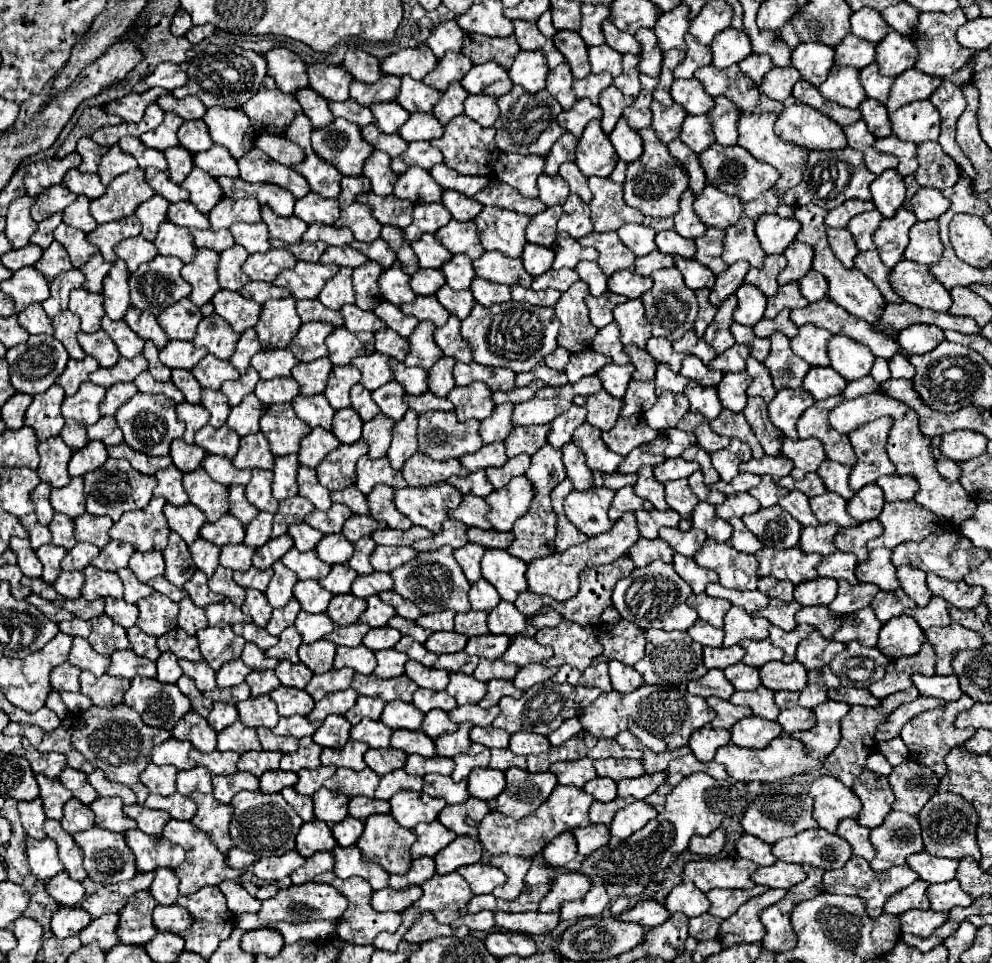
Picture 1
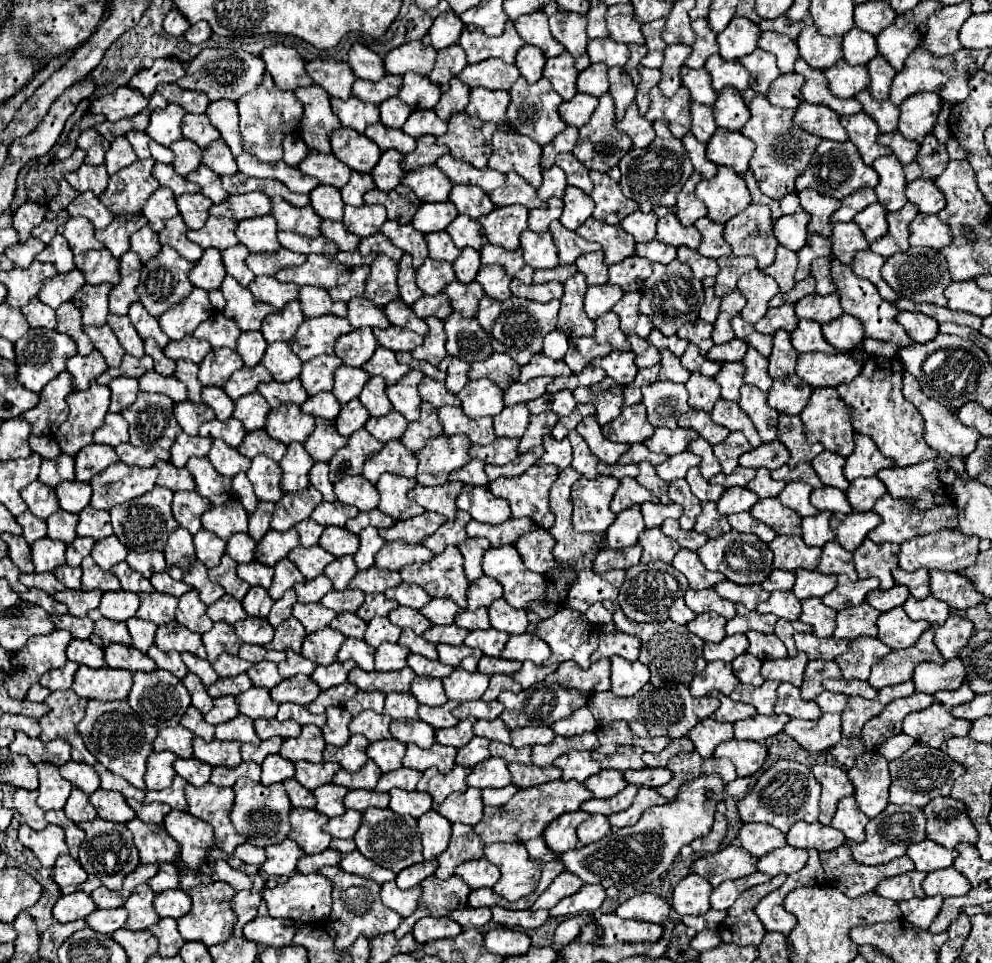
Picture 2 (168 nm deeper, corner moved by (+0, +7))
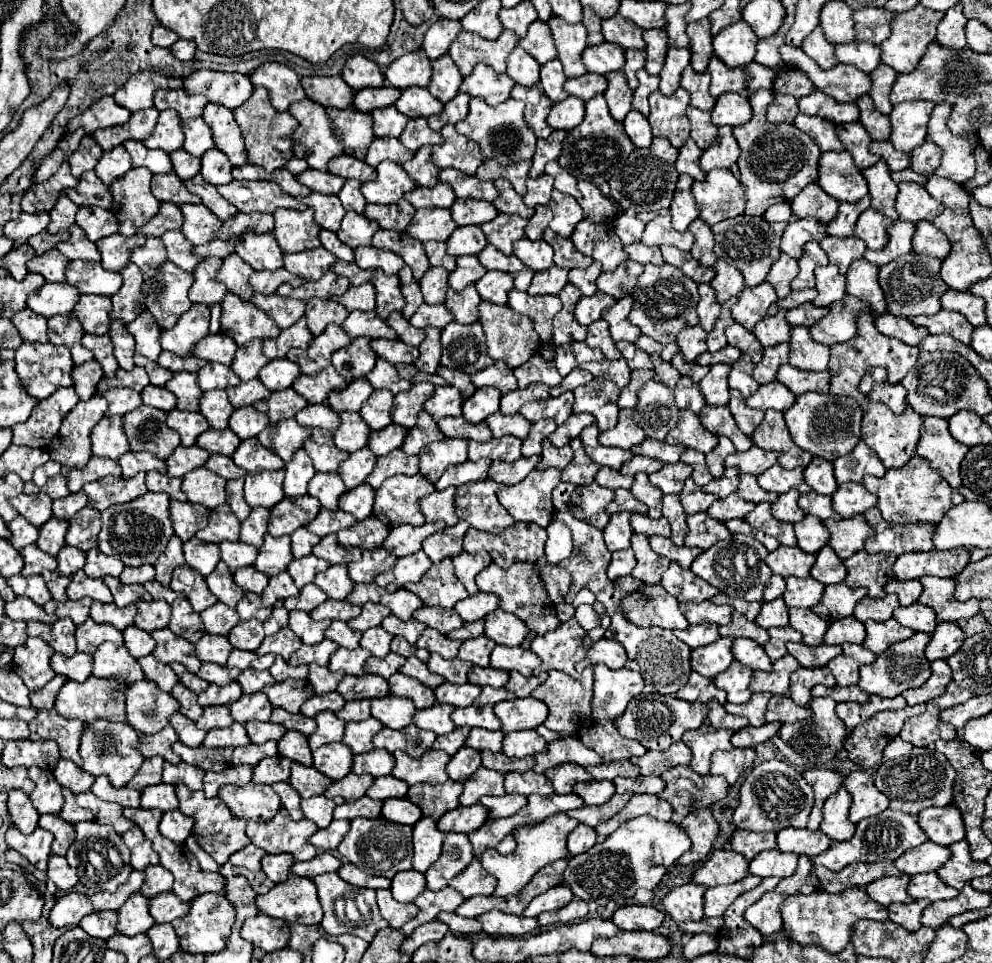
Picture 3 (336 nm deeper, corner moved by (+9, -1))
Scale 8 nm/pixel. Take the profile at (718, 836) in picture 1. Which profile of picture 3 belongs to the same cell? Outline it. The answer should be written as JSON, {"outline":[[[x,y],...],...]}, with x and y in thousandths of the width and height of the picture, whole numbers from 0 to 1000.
{"outline":[[[702,840],[702,844],[694,844],[694,848],[690,848],[685,857],[698,871],[698,880],[683,892],[683,896],[698,898],[710,894],[718,882],[718,875],[724,869],[724,855],[718,848],[716,840]]]}

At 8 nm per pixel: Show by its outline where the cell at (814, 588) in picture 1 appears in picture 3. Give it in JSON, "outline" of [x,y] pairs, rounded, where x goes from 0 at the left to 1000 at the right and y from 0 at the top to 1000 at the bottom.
{"outline":[[[794,599],[792,607],[794,610],[788,620],[794,630],[821,630],[831,618],[831,607],[821,603],[819,599],[813,599],[813,601]]]}

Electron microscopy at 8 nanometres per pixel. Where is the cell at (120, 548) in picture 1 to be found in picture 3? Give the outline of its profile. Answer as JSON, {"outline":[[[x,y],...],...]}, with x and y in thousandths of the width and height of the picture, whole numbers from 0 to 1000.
{"outline":[[[91,570],[87,574],[87,587],[85,587],[85,593],[89,599],[107,599],[107,597],[113,597],[113,599],[119,599],[125,591],[125,585],[117,578],[109,578],[105,574],[101,574],[101,570]]]}

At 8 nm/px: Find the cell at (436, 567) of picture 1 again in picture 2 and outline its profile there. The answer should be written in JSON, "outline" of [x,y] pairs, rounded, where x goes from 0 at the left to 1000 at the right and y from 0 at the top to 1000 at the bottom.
{"outline":[[[453,566],[447,574],[439,576],[436,583],[410,587],[402,595],[408,605],[420,605],[434,620],[453,620],[471,632],[473,603],[467,595],[467,576],[459,566]]]}

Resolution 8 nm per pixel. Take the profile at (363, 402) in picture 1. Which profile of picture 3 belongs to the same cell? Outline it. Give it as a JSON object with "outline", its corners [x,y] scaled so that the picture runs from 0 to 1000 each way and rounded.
{"outline":[[[377,406],[371,416],[367,416],[363,431],[373,441],[373,445],[387,445],[395,439],[393,427],[395,427],[395,414],[397,410],[391,406]]]}

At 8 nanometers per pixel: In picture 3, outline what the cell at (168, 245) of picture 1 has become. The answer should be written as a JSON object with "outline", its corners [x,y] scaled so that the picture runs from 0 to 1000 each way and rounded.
{"outline":[[[169,240],[163,244],[163,250],[169,261],[169,271],[179,275],[185,281],[196,281],[196,277],[202,273],[202,267],[194,265],[194,252],[185,248],[181,240]]]}

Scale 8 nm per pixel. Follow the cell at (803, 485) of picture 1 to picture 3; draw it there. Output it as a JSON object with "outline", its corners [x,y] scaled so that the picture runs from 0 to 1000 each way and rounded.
{"outline":[[[778,483],[774,489],[764,493],[764,504],[770,510],[780,510],[780,512],[790,512],[794,508],[804,508],[806,512],[817,512],[819,506],[813,504],[810,499],[810,487],[788,487],[786,483]]]}

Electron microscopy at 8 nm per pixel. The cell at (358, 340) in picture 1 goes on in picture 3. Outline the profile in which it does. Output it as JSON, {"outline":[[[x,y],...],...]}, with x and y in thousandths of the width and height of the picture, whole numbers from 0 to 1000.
{"outline":[[[359,350],[355,352],[355,358],[351,358],[351,362],[341,362],[339,367],[335,367],[335,379],[349,394],[367,391],[375,385],[379,371],[381,369],[373,362],[373,352]]]}

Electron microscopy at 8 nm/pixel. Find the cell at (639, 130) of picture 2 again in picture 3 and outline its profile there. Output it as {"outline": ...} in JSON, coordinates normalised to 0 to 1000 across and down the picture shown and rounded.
{"outline":[[[635,115],[629,124],[629,136],[633,138],[635,146],[639,153],[653,153],[657,146],[657,138],[655,138],[655,128],[651,126],[651,121],[643,115]]]}

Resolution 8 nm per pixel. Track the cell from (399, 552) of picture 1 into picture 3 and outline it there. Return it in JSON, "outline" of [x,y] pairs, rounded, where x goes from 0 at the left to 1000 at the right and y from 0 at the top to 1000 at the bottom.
{"outline":[[[421,572],[411,578],[401,578],[399,587],[391,591],[391,595],[383,595],[383,599],[379,599],[379,605],[383,610],[389,610],[391,605],[407,610],[409,605],[423,603],[423,599],[433,591],[433,587],[435,583],[429,578],[427,572]]]}

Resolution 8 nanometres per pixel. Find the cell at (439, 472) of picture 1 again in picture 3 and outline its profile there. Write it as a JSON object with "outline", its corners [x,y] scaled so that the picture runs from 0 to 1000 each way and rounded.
{"outline":[[[448,456],[435,462],[429,462],[423,475],[423,493],[427,493],[433,502],[440,502],[444,493],[454,483],[464,483],[472,477],[472,458],[470,456]]]}

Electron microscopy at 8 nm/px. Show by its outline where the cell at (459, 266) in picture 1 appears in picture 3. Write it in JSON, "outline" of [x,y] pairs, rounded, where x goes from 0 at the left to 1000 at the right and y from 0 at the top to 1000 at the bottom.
{"outline":[[[480,265],[462,267],[460,269],[460,279],[454,283],[452,296],[460,302],[466,302],[466,300],[470,300],[470,296],[480,294],[488,283],[490,283],[490,279],[484,275]]]}

